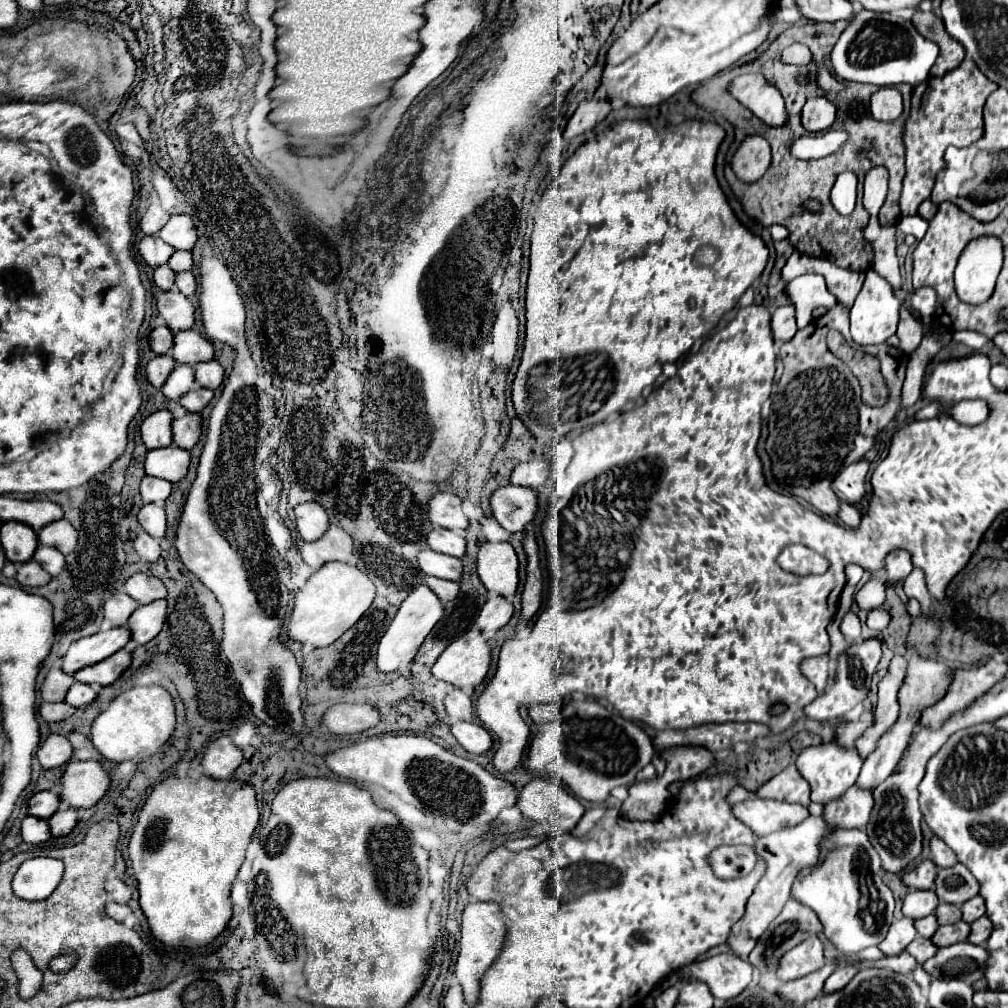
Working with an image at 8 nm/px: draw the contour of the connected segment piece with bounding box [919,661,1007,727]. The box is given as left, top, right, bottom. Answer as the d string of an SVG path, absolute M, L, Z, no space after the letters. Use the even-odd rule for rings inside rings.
M987 661L985 665L971 669L955 669L955 679L947 695L939 703L923 711L919 727L941 727L943 719L947 719L949 713L963 709L967 703L971 703L971 699L979 697L991 685L995 685L1005 673L1007 663L997 661Z

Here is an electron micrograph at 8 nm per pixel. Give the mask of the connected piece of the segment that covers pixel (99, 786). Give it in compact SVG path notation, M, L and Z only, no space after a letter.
M71 761L61 779L61 801L73 809L93 807L111 787L111 773L101 761Z

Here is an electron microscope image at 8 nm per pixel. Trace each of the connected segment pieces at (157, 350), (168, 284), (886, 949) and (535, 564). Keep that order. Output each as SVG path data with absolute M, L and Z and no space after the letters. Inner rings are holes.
M157 327L151 331L149 335L149 343L151 343L151 351L155 355L165 355L171 347L173 347L173 335L169 331L169 327Z
M167 265L157 267L157 269L155 269L155 275L153 275L155 285L157 285L159 289L163 289L163 291L167 291L167 289L173 287L173 277L175 277L175 273L173 273Z
M907 917L897 919L891 925L885 941L879 943L879 949L885 955L897 955L897 953L901 953L915 939L915 935L917 935L917 931L913 927L913 919L907 919Z
M533 531L527 533L525 541L525 553L527 553L527 581L523 589L523 609L521 609L521 621L529 621L541 605L541 569L539 569L539 557L537 557L537 543Z

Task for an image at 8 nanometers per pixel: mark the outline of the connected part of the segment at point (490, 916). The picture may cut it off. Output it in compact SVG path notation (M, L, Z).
M469 903L463 909L463 921L461 921L461 951L455 963L455 975L459 977L459 983L465 993L465 1003L473 1005L479 997L479 981L487 967L495 961L499 955L503 943L505 943L505 917L497 903Z

